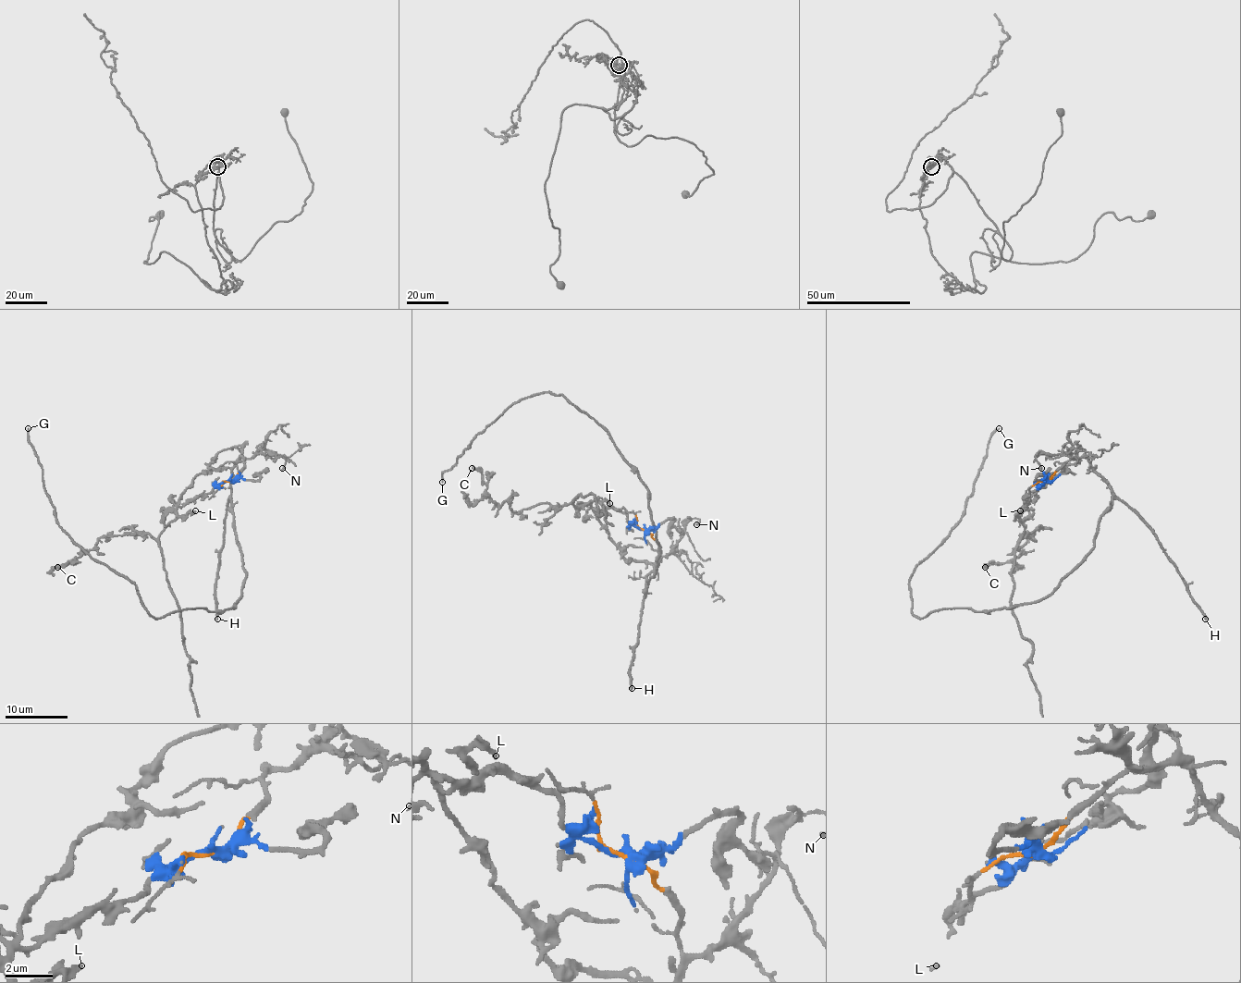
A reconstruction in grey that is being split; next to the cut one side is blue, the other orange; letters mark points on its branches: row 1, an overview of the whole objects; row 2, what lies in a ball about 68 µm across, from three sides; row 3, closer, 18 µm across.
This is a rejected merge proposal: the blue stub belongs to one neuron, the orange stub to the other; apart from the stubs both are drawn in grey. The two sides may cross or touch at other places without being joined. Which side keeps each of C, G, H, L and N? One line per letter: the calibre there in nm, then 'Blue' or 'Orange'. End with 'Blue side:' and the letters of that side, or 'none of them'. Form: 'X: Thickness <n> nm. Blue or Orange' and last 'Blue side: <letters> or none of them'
C: Thickness 300 nm. Blue
G: Thickness 120 nm. Orange
H: Thickness 240 nm. Orange
L: Thickness 160 nm. Blue
N: Thickness 110 nm. Orange
Blue side: C, L

